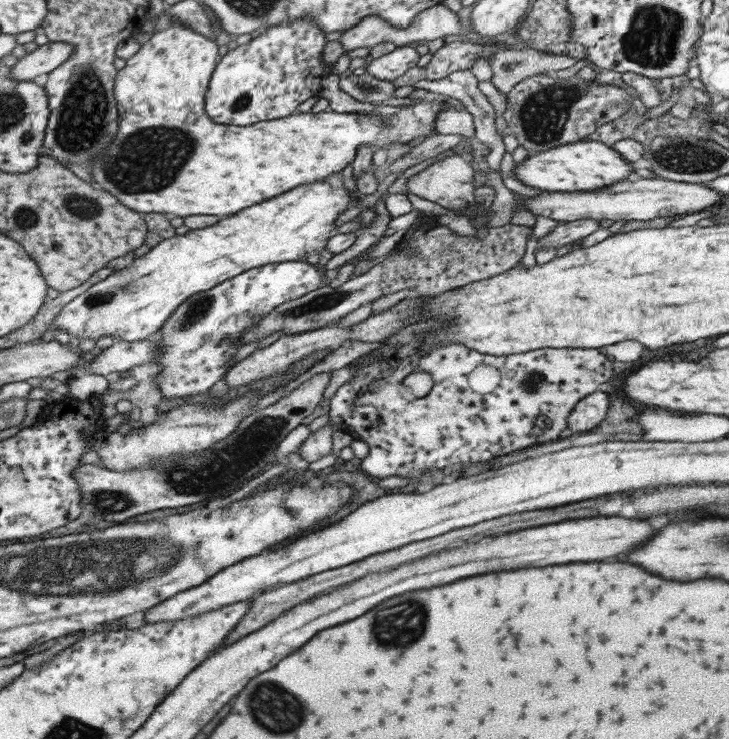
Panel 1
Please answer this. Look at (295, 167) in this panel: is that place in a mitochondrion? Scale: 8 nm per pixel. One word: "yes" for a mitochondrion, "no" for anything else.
no

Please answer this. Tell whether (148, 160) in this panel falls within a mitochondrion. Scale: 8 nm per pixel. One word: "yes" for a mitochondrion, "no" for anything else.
yes

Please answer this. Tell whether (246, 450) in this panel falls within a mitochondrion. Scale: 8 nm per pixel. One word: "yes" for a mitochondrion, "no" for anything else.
yes

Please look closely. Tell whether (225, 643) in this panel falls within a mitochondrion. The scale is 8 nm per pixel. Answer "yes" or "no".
no

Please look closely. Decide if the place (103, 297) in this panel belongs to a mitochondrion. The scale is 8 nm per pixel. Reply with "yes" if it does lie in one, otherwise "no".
yes

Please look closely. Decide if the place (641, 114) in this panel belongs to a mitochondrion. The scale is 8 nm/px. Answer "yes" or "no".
no

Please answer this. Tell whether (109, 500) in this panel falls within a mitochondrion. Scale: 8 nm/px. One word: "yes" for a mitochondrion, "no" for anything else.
yes

